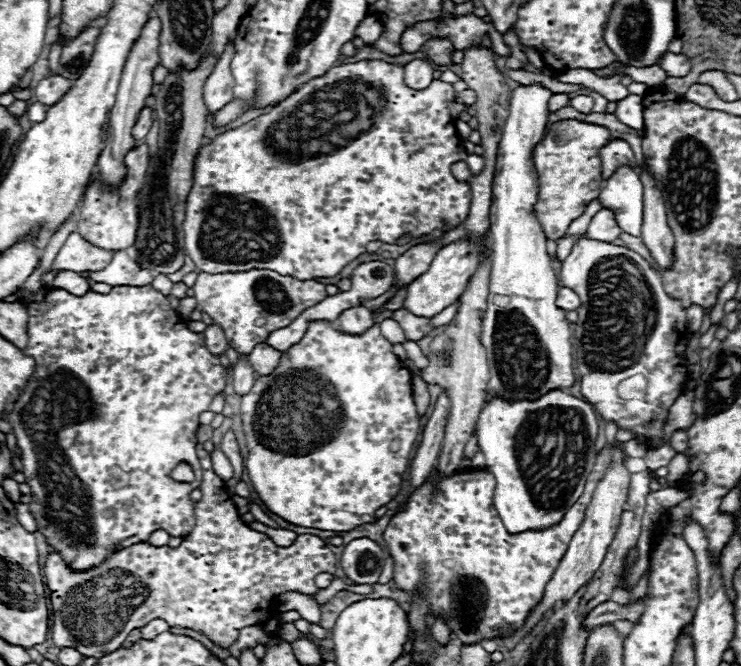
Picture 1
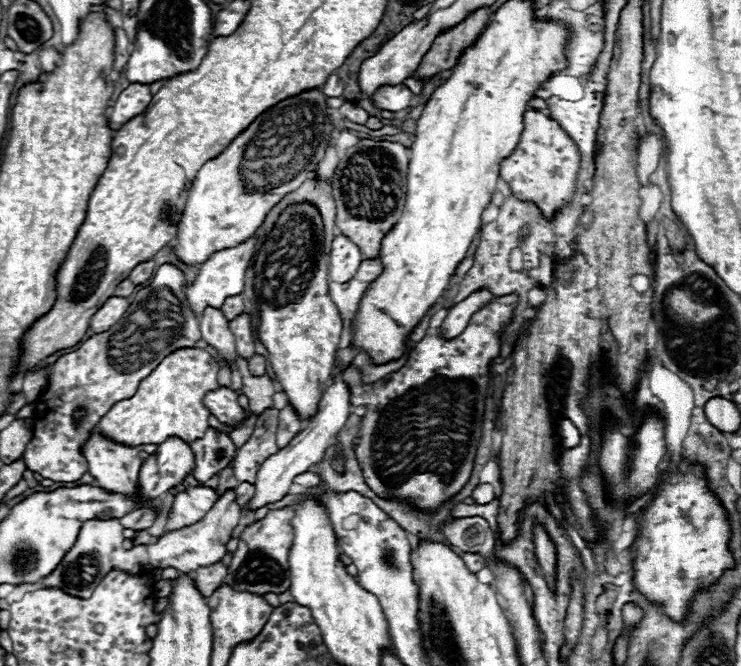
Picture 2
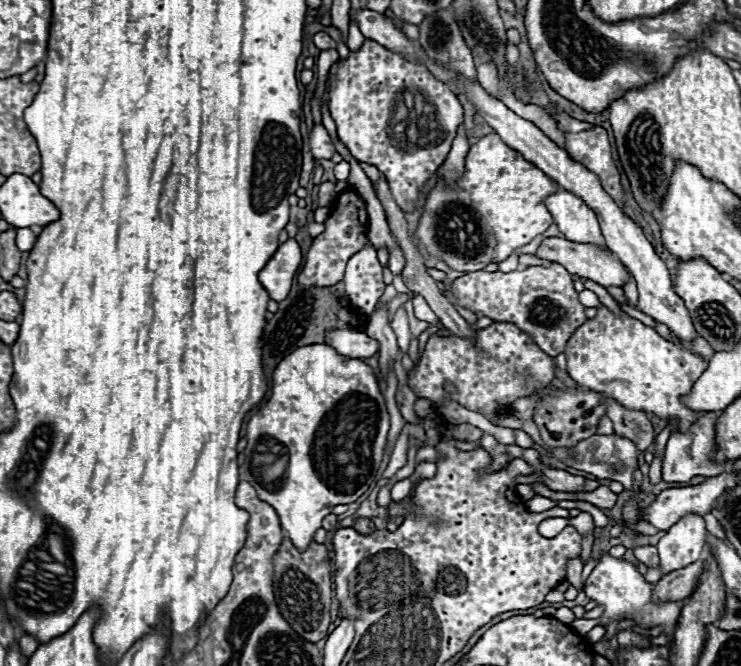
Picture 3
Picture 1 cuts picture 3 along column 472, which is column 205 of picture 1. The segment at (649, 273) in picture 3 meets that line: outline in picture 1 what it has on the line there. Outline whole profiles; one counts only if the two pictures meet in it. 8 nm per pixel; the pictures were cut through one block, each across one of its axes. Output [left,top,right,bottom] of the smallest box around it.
[202,44,234,114]

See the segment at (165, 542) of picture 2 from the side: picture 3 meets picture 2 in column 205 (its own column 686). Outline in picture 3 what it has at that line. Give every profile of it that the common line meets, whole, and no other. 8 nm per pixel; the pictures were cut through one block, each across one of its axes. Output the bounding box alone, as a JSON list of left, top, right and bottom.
[658,514,706,574]

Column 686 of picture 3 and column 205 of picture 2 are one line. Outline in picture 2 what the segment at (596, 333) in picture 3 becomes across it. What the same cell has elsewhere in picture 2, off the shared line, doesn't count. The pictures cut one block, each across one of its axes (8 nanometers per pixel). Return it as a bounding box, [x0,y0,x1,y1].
[96,348,218,446]

